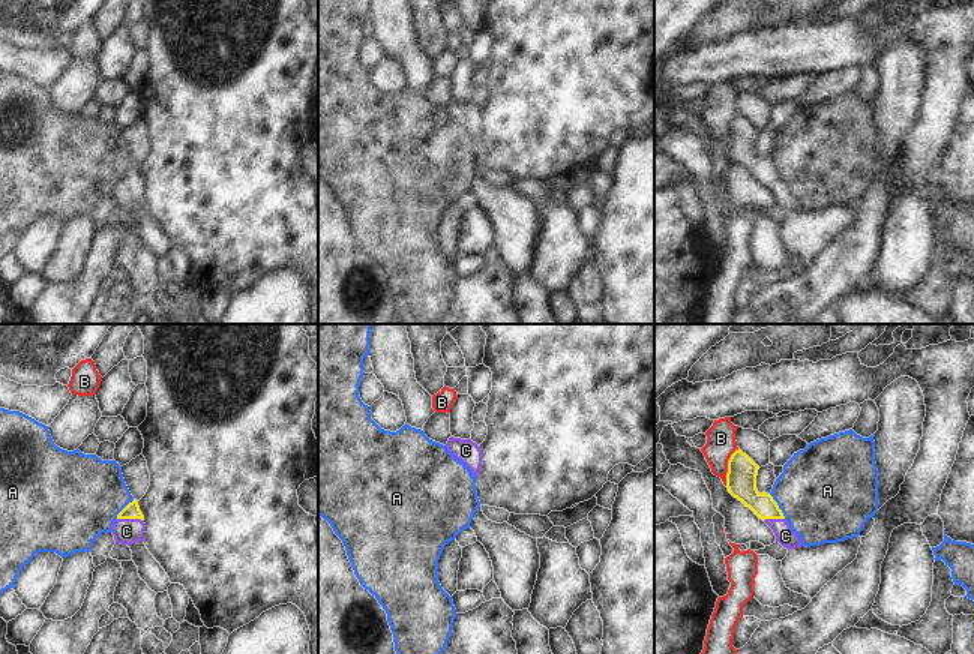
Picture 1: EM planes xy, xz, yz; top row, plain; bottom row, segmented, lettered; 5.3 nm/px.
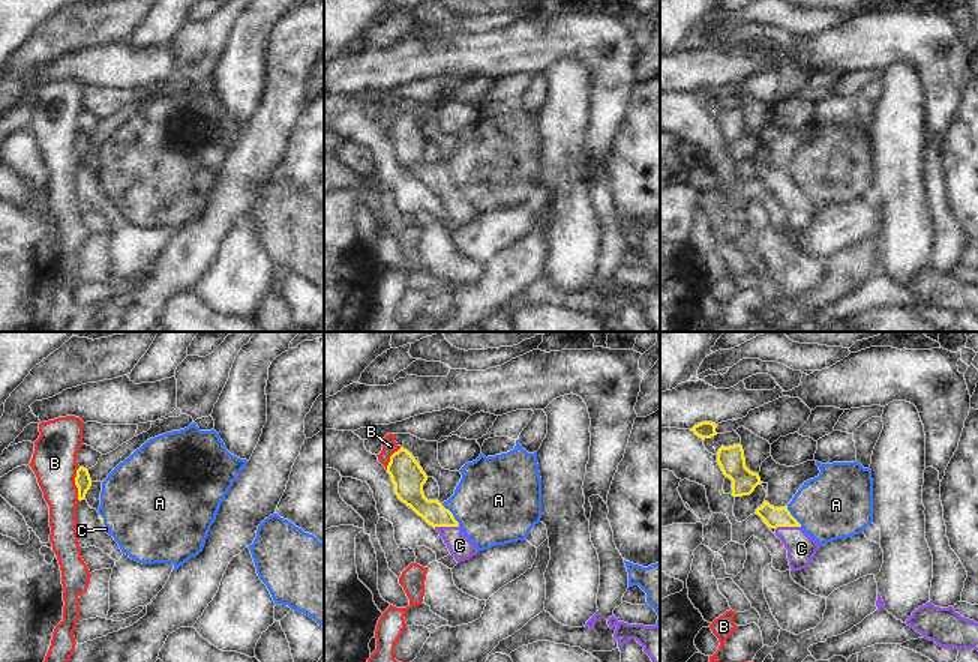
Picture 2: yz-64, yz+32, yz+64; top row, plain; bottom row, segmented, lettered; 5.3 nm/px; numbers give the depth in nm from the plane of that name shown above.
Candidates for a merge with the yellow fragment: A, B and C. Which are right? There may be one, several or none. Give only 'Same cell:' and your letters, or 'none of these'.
Same cell: C

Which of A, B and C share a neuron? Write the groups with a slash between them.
A / B / C

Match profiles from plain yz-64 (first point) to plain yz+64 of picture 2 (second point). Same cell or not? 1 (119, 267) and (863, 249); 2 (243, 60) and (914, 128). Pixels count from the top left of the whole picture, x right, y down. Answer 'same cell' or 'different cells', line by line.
1: different cells
2: same cell

